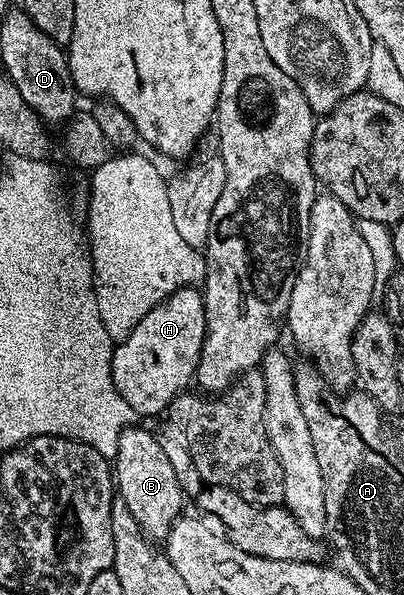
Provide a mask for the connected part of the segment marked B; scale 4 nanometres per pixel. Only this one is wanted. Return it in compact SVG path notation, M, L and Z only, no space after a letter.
M137 424L130 425L119 436L115 455L115 490L150 540L163 540L169 535L173 523L182 517L181 505L187 502L163 448L159 448L154 431L140 430Z

